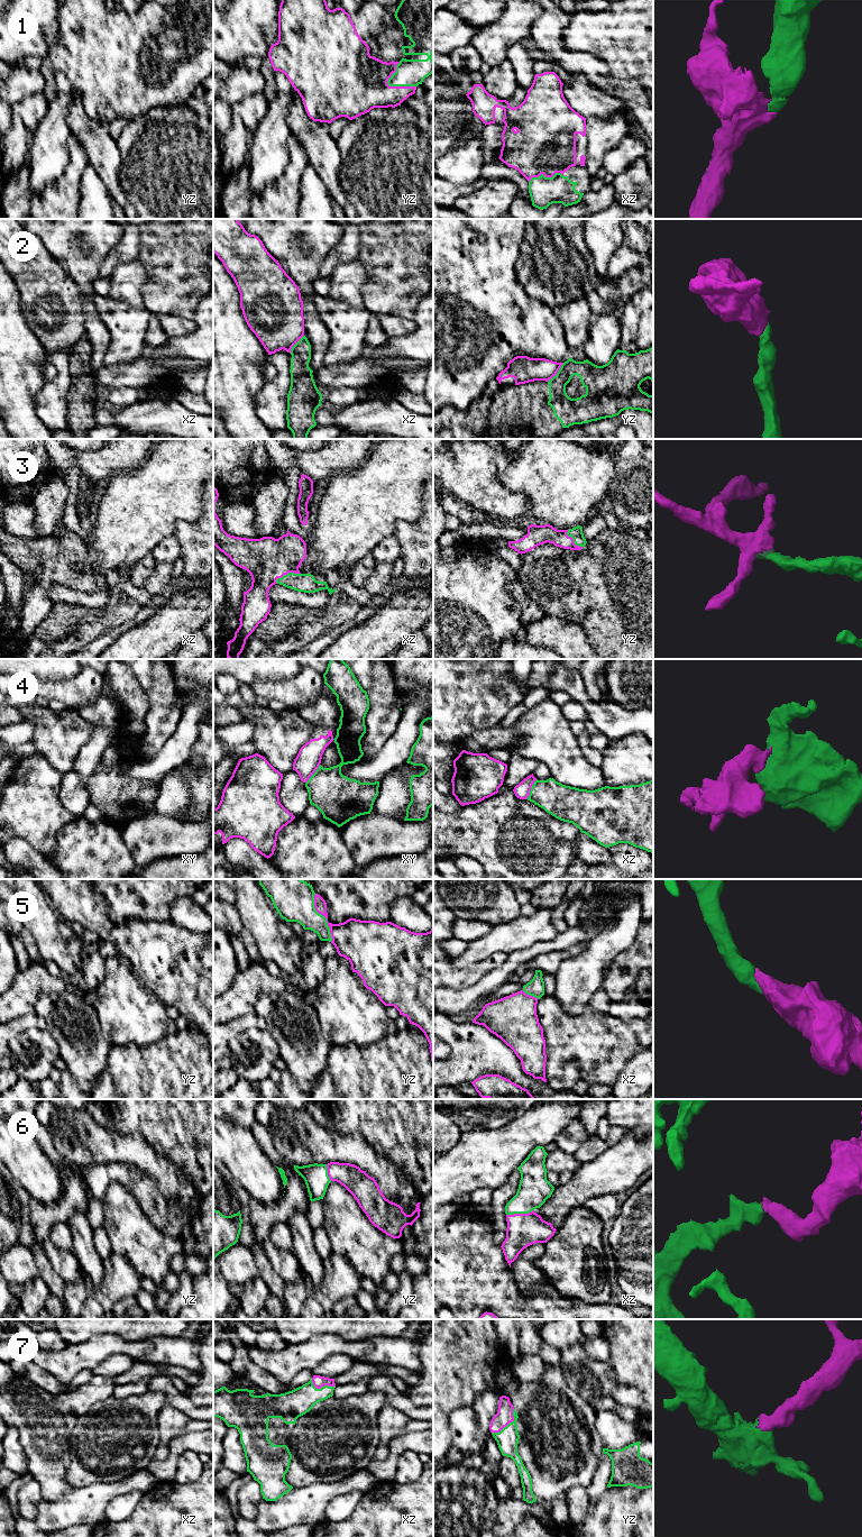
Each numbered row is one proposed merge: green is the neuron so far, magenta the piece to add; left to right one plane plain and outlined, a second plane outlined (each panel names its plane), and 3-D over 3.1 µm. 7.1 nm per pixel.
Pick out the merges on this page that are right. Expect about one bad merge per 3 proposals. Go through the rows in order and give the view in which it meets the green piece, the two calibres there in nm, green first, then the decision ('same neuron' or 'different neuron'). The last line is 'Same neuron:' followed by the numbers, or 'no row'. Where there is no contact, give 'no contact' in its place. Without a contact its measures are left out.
1: meets green in yz; 190 nm thick on the green side, 440 nm on the other; same neuron
2: meets green in yz; 170 nm thick on the green side, 190 nm on the other; different neuron
3: meets green in xz; 140 nm thick on the green side, 320 nm on the other; same neuron
4: meets green in xz; 240 nm thick on the green side, 110 nm on the other; different neuron
5: meets green in yz; 280 nm thick on the green side, 260 nm on the other; same neuron
6: meets green in xz; 220 nm thick on the green side, 240 nm on the other; same neuron
7: meets green in yz; 160 nm thick on the green side, 120 nm on the other; same neuron
Same neuron: 1, 3, 5, 6, 7

